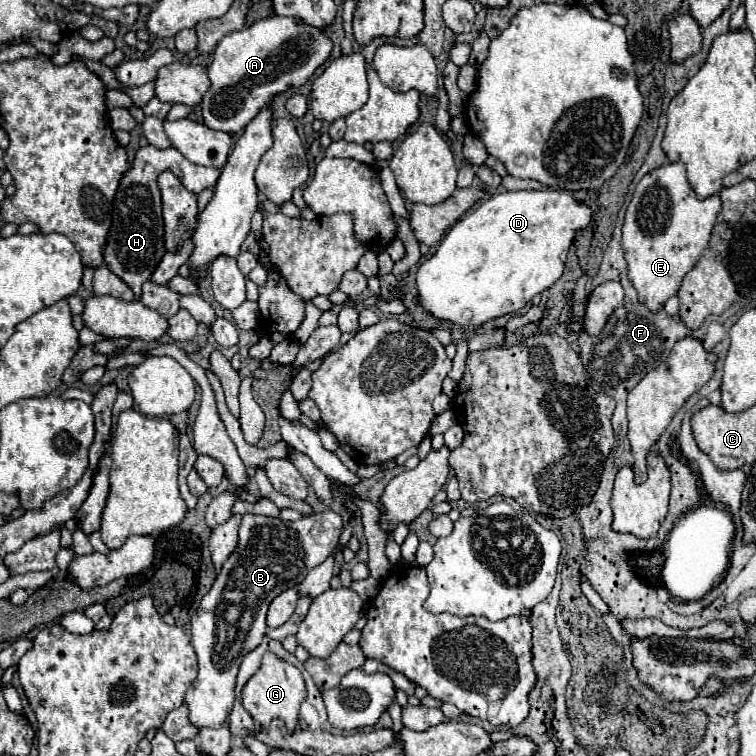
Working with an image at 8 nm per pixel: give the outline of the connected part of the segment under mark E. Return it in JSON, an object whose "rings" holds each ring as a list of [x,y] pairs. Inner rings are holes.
{"rings":[[[665,162],[641,178],[625,212],[621,244],[629,264],[629,280],[639,294],[639,302],[651,312],[661,310],[663,304],[677,294],[683,276],[697,264],[701,252],[707,248],[719,210],[721,200],[717,196],[703,202],[697,200],[681,162]]]}

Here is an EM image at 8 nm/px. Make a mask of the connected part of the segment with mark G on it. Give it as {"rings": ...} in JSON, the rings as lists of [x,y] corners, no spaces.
{"rings":[[[267,652],[263,656],[261,668],[249,678],[249,682],[243,688],[243,706],[251,714],[251,718],[257,724],[261,724],[263,728],[267,728],[271,724],[271,720],[279,718],[285,722],[287,730],[295,730],[299,706],[305,700],[305,696],[307,696],[307,692],[305,692],[305,682],[303,682],[301,672],[293,664]]]}

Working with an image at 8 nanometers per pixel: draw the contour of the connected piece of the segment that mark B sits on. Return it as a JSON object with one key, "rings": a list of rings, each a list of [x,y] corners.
{"rings":[[[333,510],[303,516],[297,522],[257,514],[243,516],[237,550],[225,560],[221,574],[197,608],[197,616],[191,618],[191,644],[199,660],[199,674],[187,690],[185,704],[189,706],[189,720],[197,728],[219,728],[227,720],[235,698],[239,664],[267,632],[267,606],[283,590],[299,586],[311,568],[331,556],[341,528],[341,516]]]}

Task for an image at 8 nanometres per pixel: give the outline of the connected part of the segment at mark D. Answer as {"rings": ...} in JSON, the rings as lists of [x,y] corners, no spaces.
{"rings":[[[543,188],[543,190],[519,190],[519,192],[503,192],[503,194],[495,194],[487,200],[481,202],[479,208],[475,208],[473,212],[465,214],[449,232],[447,236],[443,238],[443,242],[439,244],[437,252],[427,258],[419,270],[417,270],[417,302],[423,310],[427,310],[433,318],[437,320],[447,320],[447,322],[453,322],[453,324],[459,324],[459,326],[481,326],[485,324],[487,320],[493,320],[493,318],[499,318],[499,316],[507,316],[507,314],[515,314],[519,312],[525,304],[531,302],[531,298],[535,294],[541,294],[543,290],[547,290],[549,286],[553,286],[559,276],[563,274],[563,264],[565,264],[565,256],[567,256],[567,250],[571,246],[571,242],[575,240],[577,232],[585,226],[589,226],[591,222],[591,210],[577,202],[569,192],[561,192],[561,190],[549,190],[549,188]]]}

